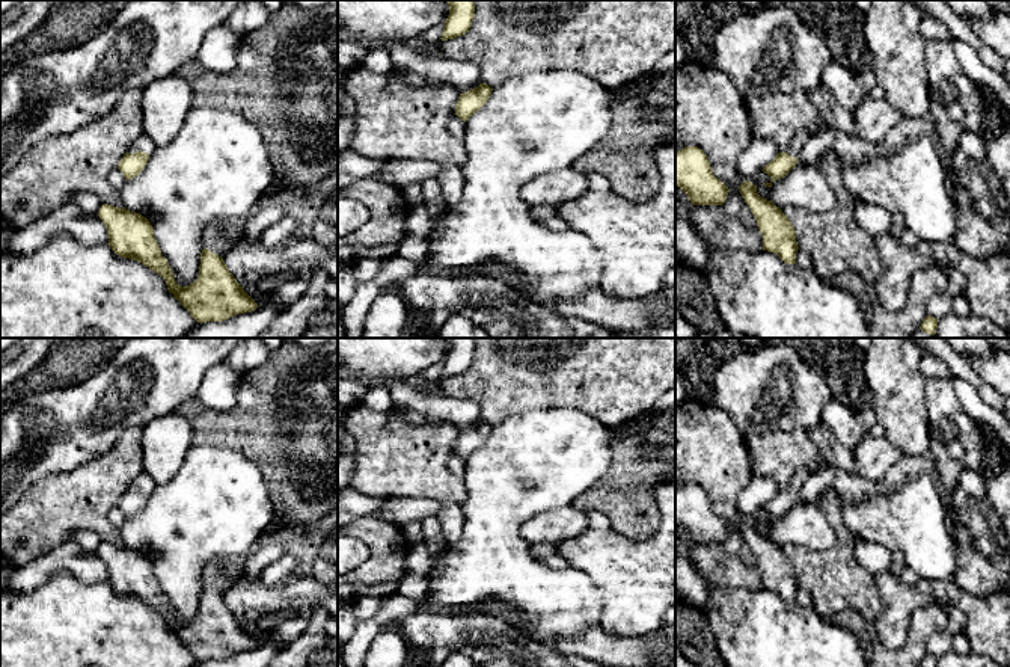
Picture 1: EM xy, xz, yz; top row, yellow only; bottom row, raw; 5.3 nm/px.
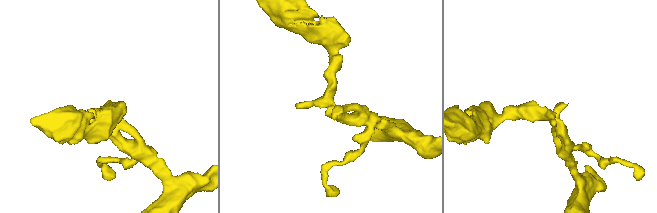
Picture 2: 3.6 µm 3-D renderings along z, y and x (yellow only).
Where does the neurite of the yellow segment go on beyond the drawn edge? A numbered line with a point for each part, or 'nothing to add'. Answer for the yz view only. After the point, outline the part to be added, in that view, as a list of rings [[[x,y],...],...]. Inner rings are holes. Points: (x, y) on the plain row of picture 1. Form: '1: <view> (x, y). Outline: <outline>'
1: yz (799, 479). Outline: [[[808,468],[799,469],[799,471],[793,475],[793,478],[791,478],[790,484],[785,487],[785,490],[787,490],[788,493],[791,493],[791,495],[799,495],[802,486],[805,484],[805,481],[806,481],[811,475],[813,475],[813,471],[808,469]]]

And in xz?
nothing to add

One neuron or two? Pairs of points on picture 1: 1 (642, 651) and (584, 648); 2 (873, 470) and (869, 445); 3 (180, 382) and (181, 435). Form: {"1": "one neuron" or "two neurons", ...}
{"1": "one neuron", "2": "one neuron", "3": "two neurons"}

